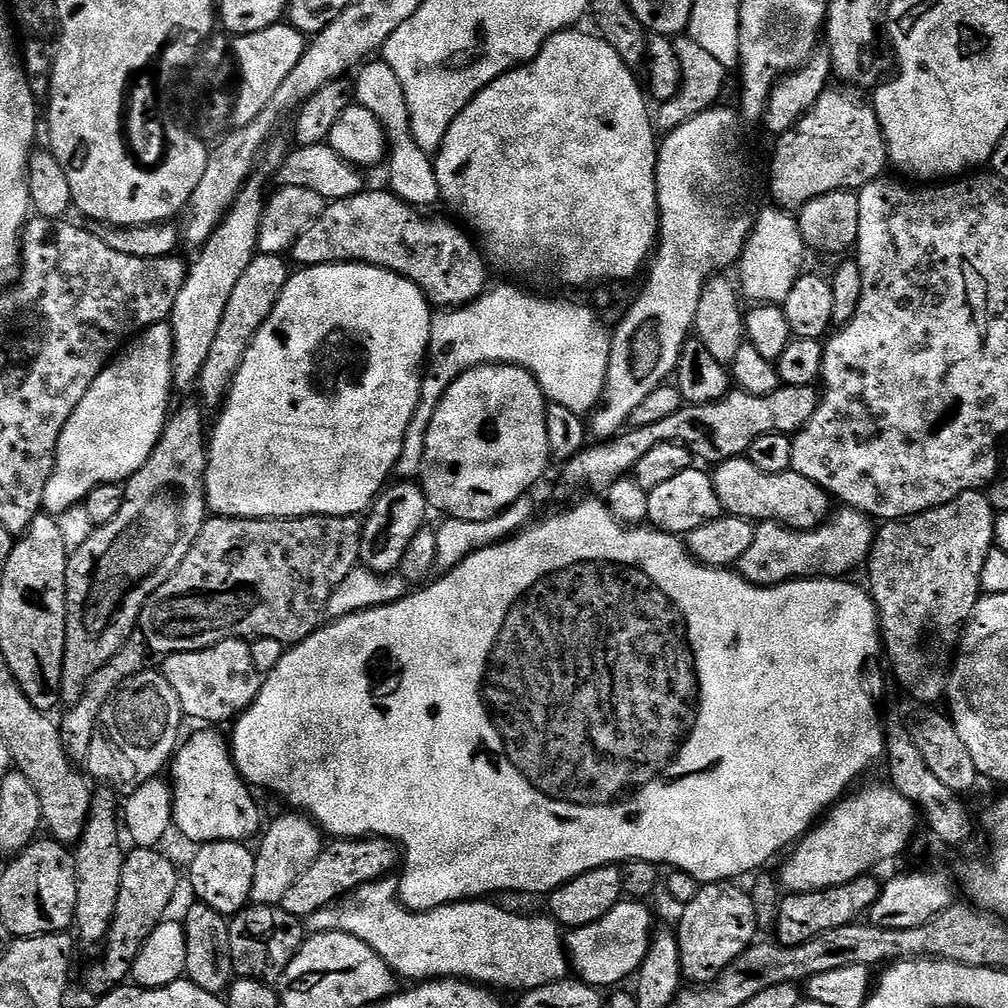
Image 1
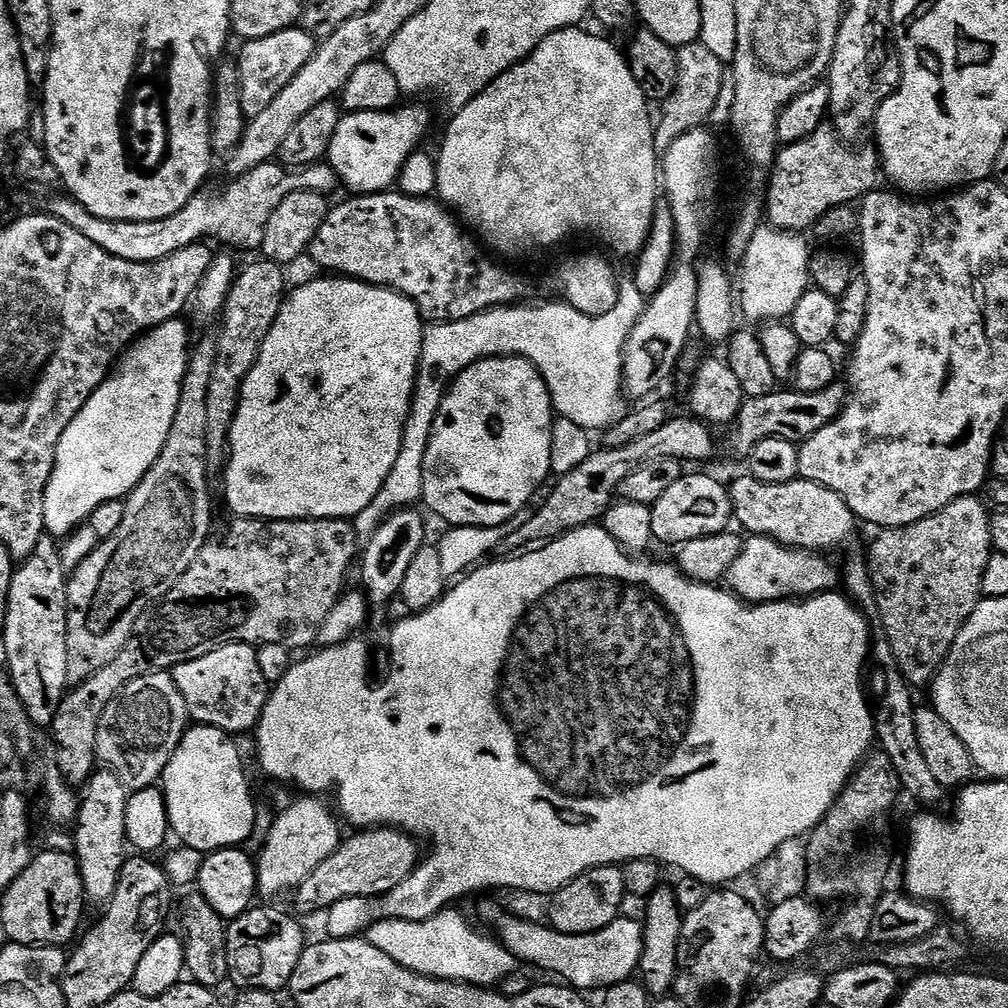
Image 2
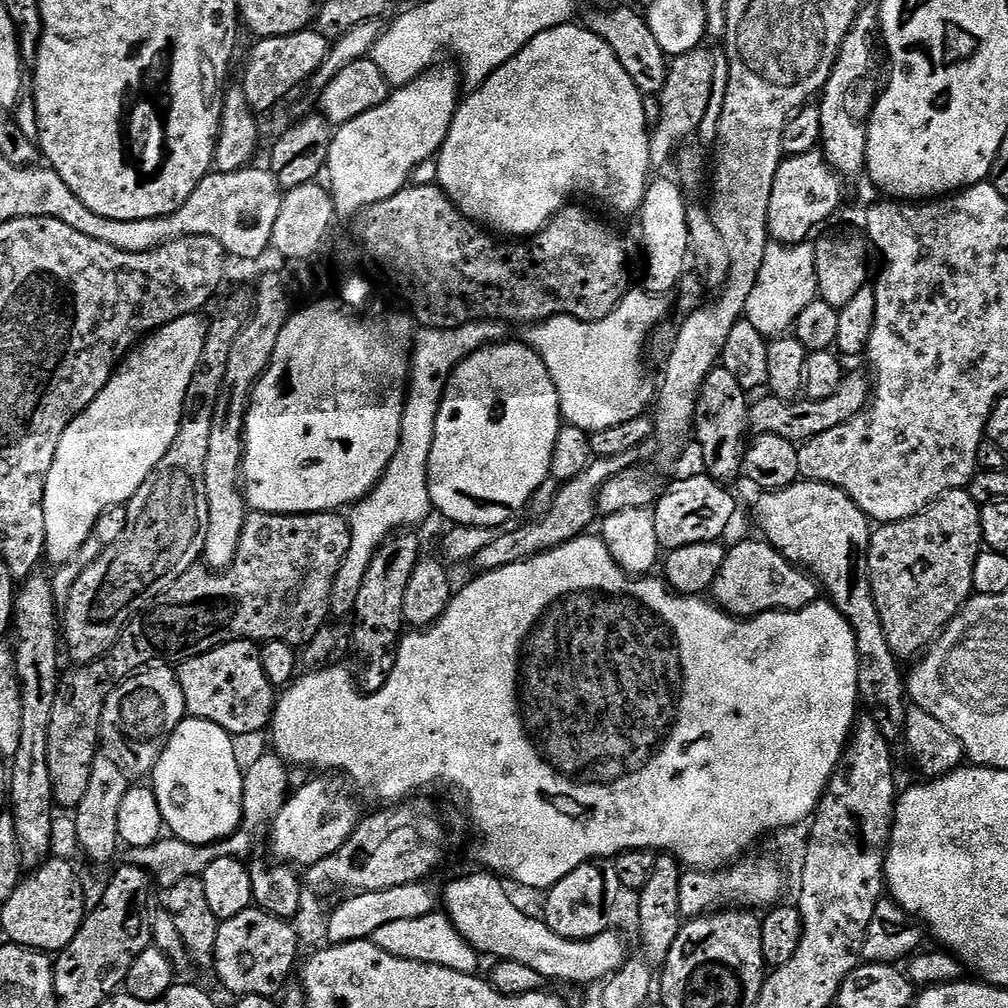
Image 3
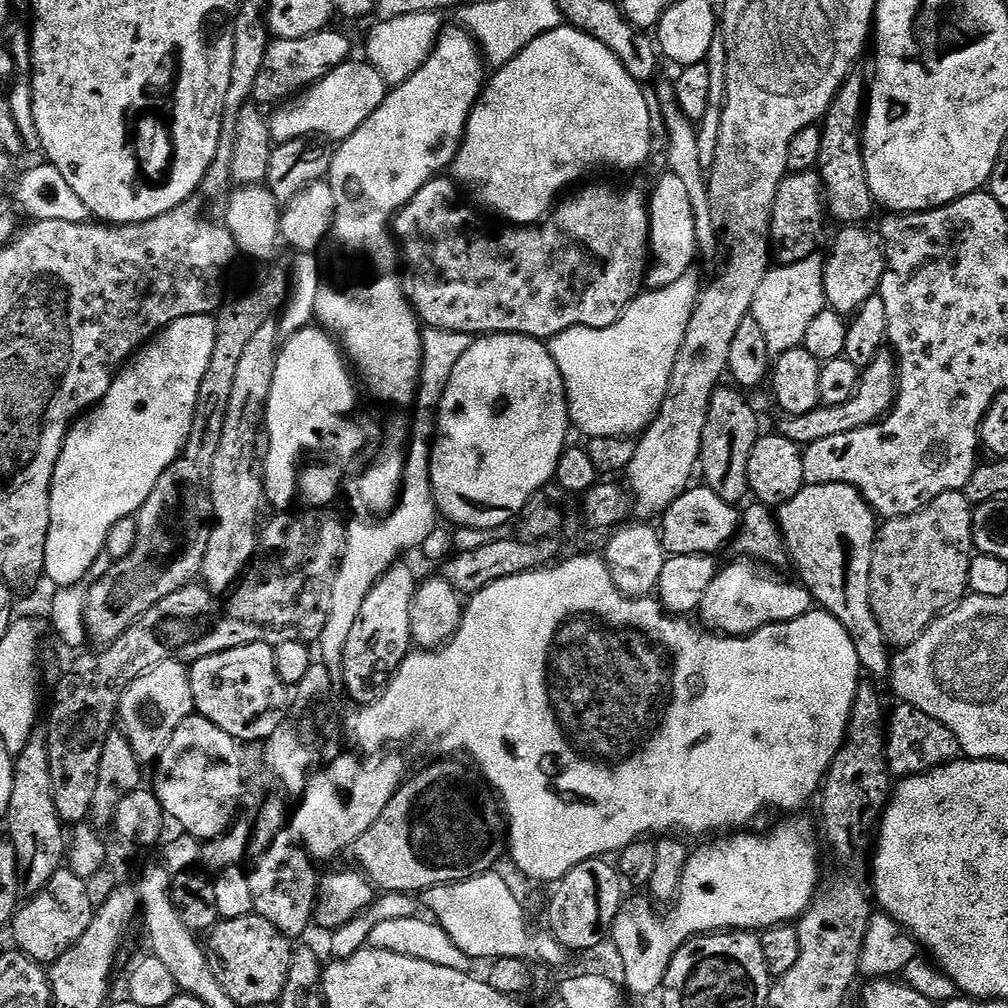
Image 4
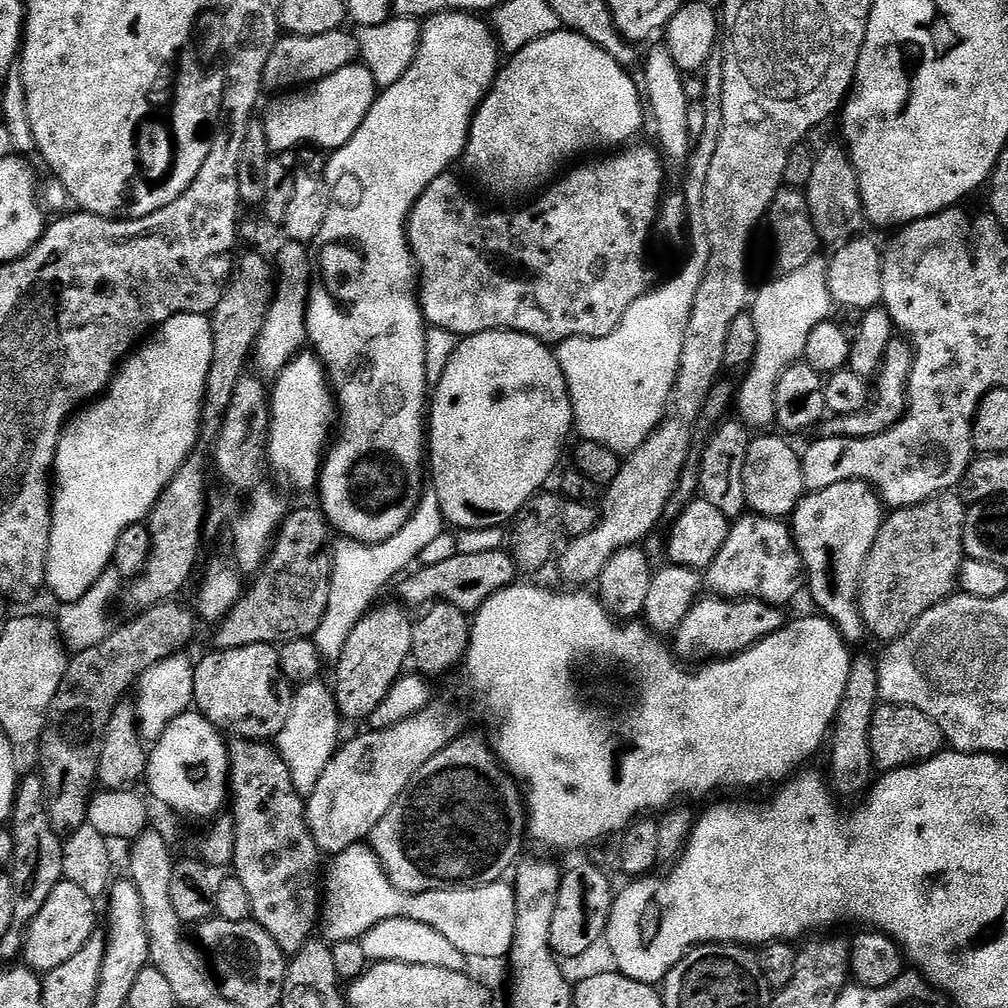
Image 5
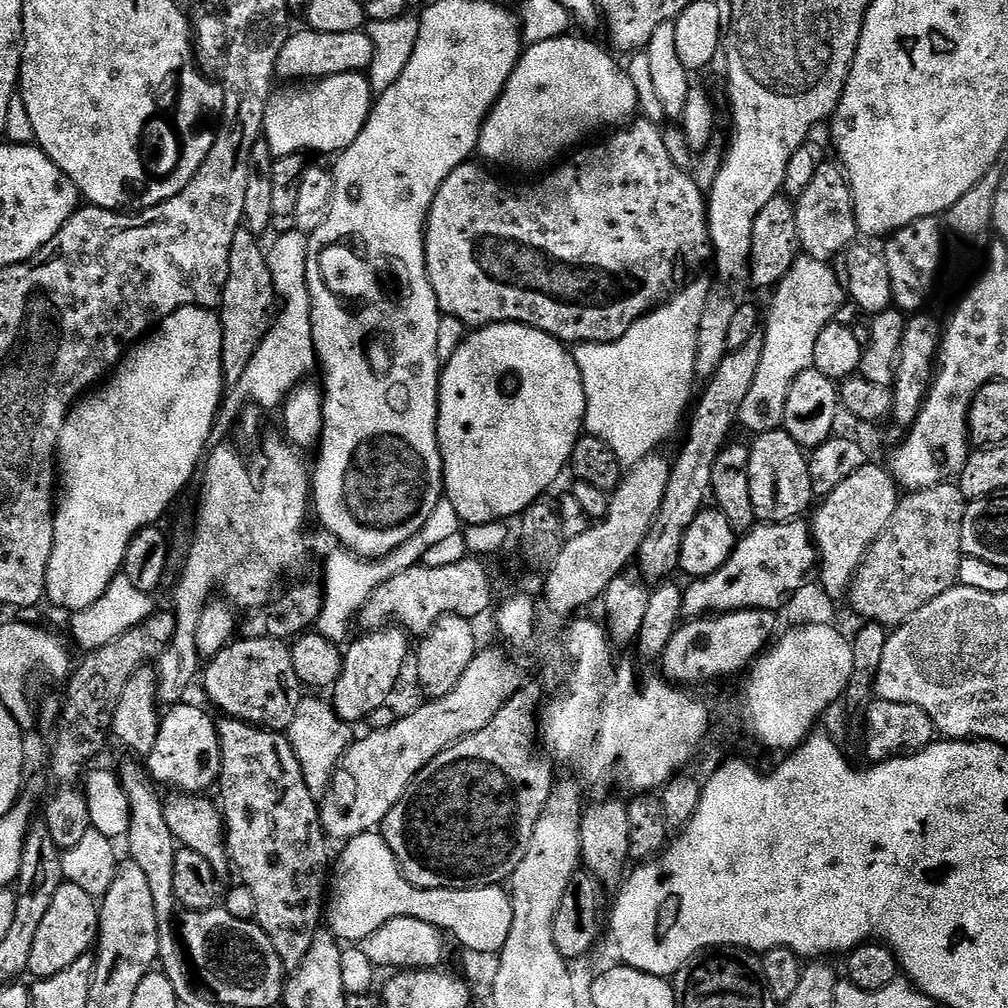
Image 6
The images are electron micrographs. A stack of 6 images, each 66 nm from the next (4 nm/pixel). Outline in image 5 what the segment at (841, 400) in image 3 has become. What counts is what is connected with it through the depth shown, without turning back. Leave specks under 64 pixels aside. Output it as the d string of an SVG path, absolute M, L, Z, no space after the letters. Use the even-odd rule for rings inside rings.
M892 339L890 346L886 346L880 371L874 377L874 395L869 399L868 407L863 408L861 412L851 412L845 416L832 416L825 419L819 425L819 435L821 437L868 438L890 430L890 426L894 426L904 417L904 411L908 408L908 383L912 374L913 355L912 345L907 339Z

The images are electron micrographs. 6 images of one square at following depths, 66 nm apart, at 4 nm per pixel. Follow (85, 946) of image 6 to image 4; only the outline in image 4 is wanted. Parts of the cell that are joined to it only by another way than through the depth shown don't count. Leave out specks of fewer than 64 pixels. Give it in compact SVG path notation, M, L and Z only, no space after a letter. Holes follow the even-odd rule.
M65 866L58 874L54 874L54 878L50 878L50 882L46 882L37 896L17 908L10 925L12 936L16 939L15 947L32 960L50 966L62 954L66 954L66 950L70 950L70 946L74 946L82 934L86 934L93 911L87 894L87 879L79 877Z

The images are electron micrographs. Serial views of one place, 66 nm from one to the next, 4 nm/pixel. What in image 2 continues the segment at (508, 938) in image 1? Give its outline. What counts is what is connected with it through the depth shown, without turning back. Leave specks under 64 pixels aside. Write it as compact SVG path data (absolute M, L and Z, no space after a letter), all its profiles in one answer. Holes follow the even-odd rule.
M449 906L443 912L434 914L434 918L425 920L381 920L367 929L366 938L382 954L394 958L398 966L414 970L432 980L454 980L458 984L477 986L496 986L518 967L518 961L512 956L500 940L479 932L455 907Z

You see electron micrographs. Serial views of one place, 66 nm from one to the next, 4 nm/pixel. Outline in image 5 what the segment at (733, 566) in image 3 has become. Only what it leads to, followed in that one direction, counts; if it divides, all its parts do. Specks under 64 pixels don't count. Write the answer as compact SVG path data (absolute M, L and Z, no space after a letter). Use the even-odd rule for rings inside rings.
M701 598L686 614L682 626L674 634L674 651L684 662L711 662L717 658L745 652L762 638L784 627L785 609L759 598Z

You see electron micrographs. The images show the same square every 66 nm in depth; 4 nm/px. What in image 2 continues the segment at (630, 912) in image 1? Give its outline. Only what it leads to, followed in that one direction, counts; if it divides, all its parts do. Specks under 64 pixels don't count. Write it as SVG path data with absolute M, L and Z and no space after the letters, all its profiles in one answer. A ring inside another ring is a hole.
M492 902L482 903L480 914L484 921L496 924L497 939L517 961L540 966L558 975L555 977L566 981L569 987L579 992L598 988L607 990L616 984L625 983L639 969L644 930L637 919L634 921L626 916L619 916L610 926L603 927L594 934L564 935L545 923L538 924L501 914Z

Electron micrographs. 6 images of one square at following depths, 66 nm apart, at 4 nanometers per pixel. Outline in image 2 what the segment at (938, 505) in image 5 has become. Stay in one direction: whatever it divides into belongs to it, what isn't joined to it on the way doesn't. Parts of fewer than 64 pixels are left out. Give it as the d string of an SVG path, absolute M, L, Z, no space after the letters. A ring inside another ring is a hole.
M976 494L963 496L910 526L885 528L873 542L872 549L866 552L868 571L872 574L872 590L876 594L876 612L884 627L882 636L909 685L931 685L932 677L944 665L954 646L954 638L958 638L958 630L962 630L982 599L982 570L986 570L986 562L994 549L990 512L984 509L985 501L980 501L980 498Z

